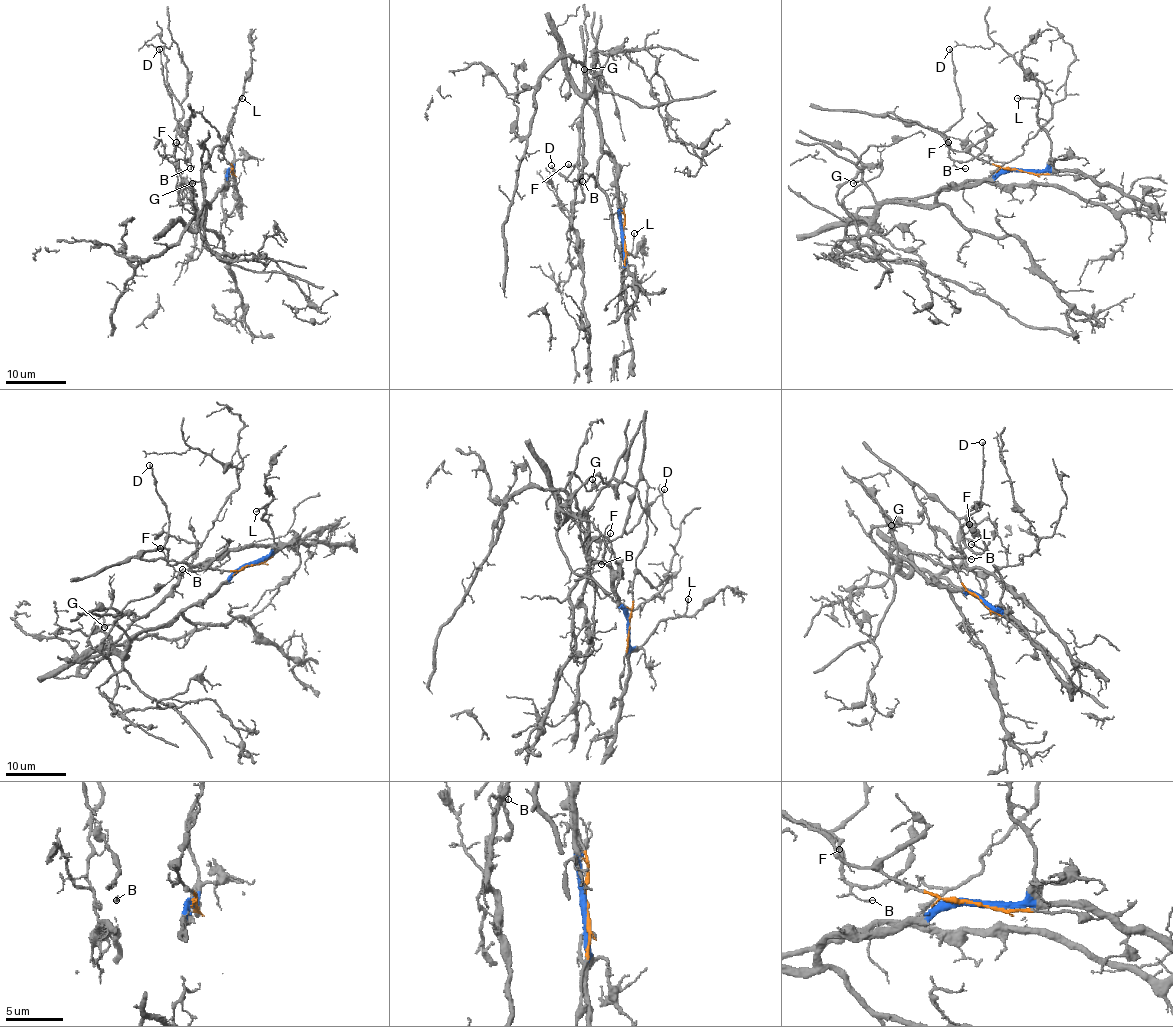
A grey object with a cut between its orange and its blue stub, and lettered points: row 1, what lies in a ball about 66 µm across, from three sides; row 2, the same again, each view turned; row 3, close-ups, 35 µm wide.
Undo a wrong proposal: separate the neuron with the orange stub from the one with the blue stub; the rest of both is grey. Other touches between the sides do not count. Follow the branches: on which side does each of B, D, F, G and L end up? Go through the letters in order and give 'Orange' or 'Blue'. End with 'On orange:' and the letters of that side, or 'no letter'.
B: Orange
D: Orange
F: Orange
G: Blue
L: Blue
On orange: B, D, F

